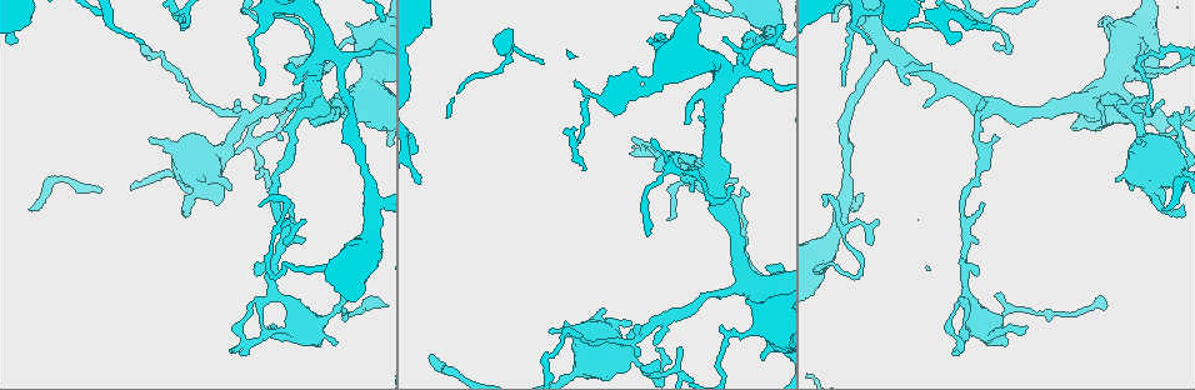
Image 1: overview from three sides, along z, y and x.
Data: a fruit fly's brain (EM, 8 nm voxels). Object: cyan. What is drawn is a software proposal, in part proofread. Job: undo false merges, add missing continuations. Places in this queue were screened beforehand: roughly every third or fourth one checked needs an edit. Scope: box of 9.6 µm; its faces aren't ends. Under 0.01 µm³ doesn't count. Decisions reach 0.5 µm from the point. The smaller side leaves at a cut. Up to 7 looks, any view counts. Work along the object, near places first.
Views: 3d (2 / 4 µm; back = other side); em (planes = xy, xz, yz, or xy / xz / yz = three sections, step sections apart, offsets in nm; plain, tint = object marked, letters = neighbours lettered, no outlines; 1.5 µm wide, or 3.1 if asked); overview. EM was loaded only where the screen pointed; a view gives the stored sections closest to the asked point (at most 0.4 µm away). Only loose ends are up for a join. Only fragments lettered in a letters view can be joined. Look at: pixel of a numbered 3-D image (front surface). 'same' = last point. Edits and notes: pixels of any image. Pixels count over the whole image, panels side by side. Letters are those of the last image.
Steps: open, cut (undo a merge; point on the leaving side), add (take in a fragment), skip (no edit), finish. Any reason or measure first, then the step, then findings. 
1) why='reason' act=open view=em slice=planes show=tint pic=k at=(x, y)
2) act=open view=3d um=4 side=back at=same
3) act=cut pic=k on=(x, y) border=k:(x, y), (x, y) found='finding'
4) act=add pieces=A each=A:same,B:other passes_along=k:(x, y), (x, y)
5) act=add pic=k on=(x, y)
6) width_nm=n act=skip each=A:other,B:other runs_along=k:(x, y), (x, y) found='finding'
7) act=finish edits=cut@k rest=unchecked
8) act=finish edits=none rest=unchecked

why='branch stops here' act=open view=em slice=xy step=4 show=tint pic=1 at=(671, 362)

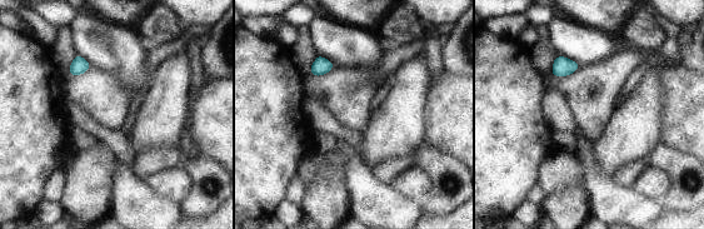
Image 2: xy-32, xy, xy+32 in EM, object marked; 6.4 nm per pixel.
act=open view=em slice=planes show=letters at=same

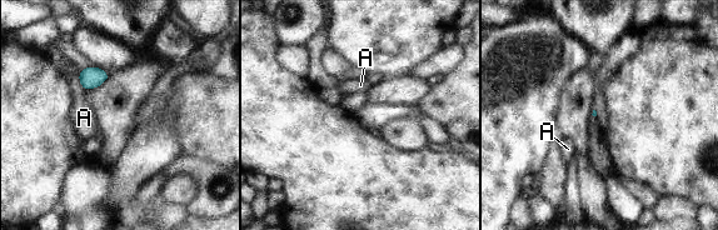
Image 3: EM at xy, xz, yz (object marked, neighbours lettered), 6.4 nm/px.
act=skip each=A:other border=3:(78, 73), (78, 80), (84, 89) found='no lettered fragment goes on from it'

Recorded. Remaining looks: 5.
why='thin end' act=open view=3d um=2 pic=1 at=(976, 20)

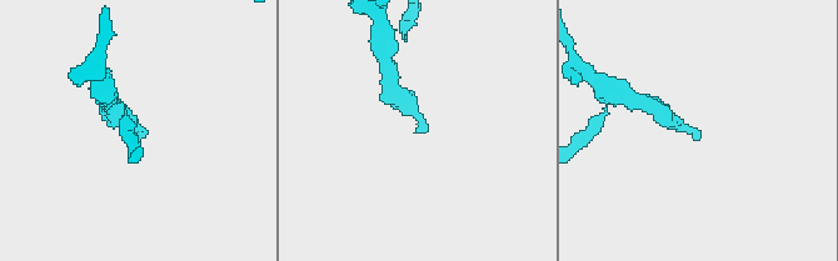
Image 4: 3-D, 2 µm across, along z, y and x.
act=open view=em slice=planes show=letters pic=4 at=(698, 137)

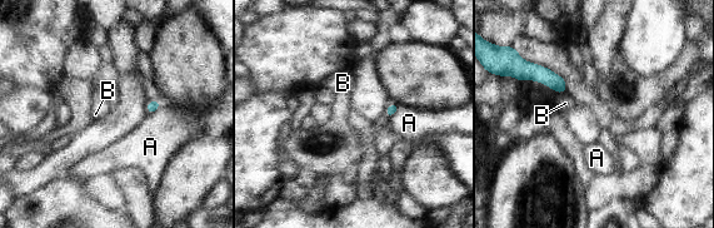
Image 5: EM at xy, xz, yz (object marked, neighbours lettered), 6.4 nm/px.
width_nm=70 act=skip each=A:other,B:other border=5:(161, 103), (149, 114) found='no lettered fragment goes on from it'

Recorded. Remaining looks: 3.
why='free end' act=open view=em slice=planes show=letters pic=1 at=(769, 269)

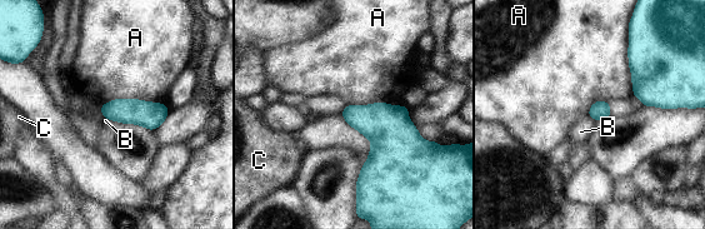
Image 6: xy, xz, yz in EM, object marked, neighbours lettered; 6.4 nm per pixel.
act=skip each=A:other,B:other,C:other border=6:(628, 26), (628, 68), (633, 94) found='none of them fits'

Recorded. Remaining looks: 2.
act=finish edits=none rest=unchecked

